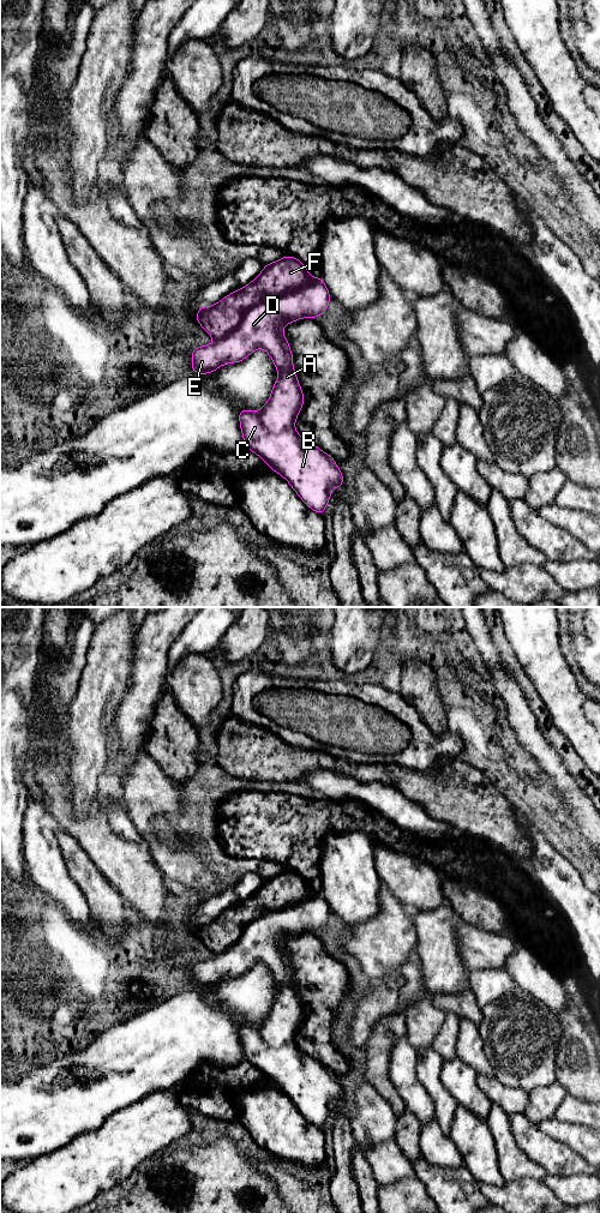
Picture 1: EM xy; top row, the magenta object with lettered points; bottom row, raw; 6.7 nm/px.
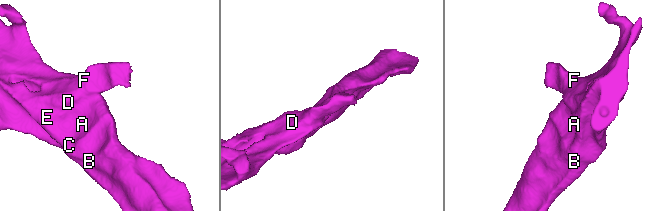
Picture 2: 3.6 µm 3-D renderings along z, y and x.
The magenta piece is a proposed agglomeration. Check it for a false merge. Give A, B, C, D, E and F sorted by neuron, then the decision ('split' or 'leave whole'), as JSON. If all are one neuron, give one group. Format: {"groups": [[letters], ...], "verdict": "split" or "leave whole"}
{"groups": [["A", "B", "C", "D", "E"], ["F"]], "verdict": "split"}

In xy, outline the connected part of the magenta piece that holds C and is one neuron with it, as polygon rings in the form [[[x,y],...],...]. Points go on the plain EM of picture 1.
[[[317,891],[307,900],[263,913],[259,918],[251,920],[235,944],[224,953],[215,954],[209,960],[197,961],[191,969],[192,986],[206,989],[215,986],[222,979],[244,975],[258,962],[263,962],[269,968],[278,991],[269,1015],[259,1026],[242,1023],[239,1027],[244,1056],[251,1065],[290,1098],[307,1121],[320,1129],[325,1125],[331,1105],[343,1099],[343,1091],[330,1069],[308,1057],[295,1044],[294,1038],[302,1022],[304,1009],[293,981],[293,968],[288,954],[283,950],[283,942],[294,935],[316,932],[323,929],[329,915],[329,905],[322,893]]]

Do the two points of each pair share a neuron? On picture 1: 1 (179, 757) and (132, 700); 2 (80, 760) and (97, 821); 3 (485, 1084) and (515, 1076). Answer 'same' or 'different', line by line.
1: different
2: different
3: different

